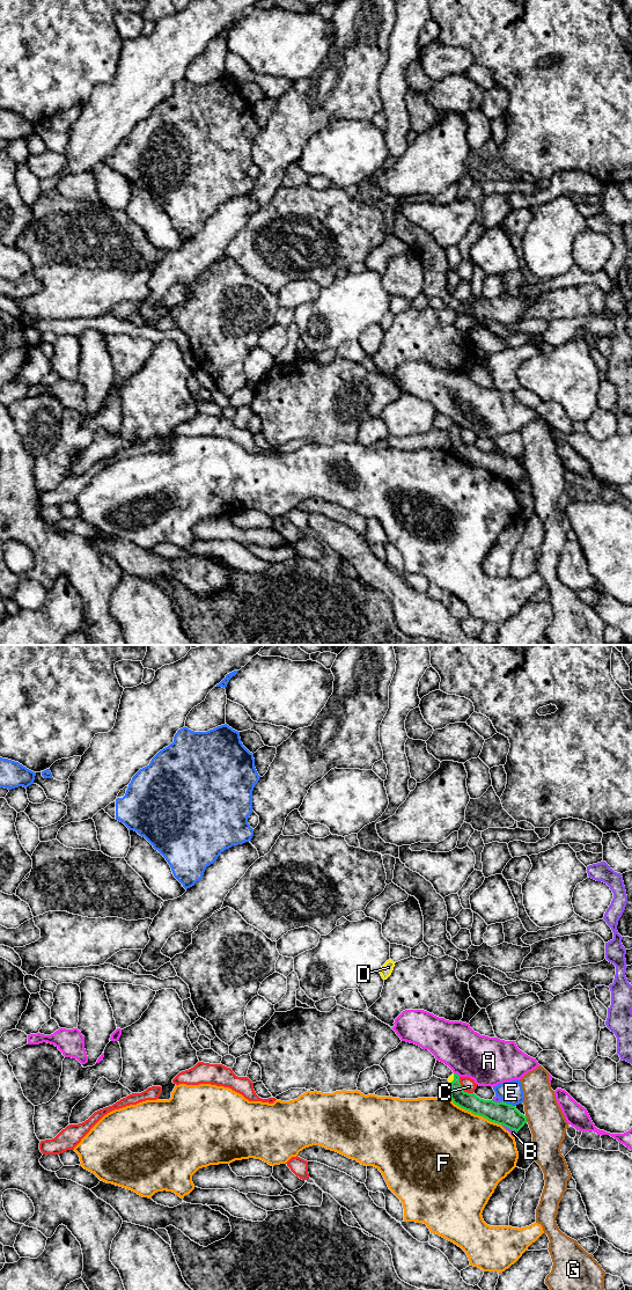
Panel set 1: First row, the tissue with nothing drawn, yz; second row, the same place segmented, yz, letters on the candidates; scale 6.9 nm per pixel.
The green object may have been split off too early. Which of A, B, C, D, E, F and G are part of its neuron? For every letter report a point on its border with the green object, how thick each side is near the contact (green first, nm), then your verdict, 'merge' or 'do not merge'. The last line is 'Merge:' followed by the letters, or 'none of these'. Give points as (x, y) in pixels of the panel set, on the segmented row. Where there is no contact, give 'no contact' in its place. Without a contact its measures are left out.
A: meets green in yz at (456, 1074); 130 nm thick on the green side, 340 nm on the other; do not merge
B: meets green in yz at (509, 1128); 160 nm thick on the green side, 50 nm on the other; do not merge
C: meets green in yz at (462, 1089); 140 nm thick on the green side, 90 nm on the other; do not merge
D: meets green in yz at (454, 1078); 130 nm thick on the green side, 40 nm on the other; merge
E: meets green in yz at (508, 1104); 160 nm thick on the green side, 160 nm on the other; do not merge
F: meets green in yz at (475, 1114); 160 nm thick on the green side, 500 nm on the other; do not merge
G: meets green in yz at (526, 1119); 160 nm thick on the green side, 260 nm on the other; do not merge
Merge: D

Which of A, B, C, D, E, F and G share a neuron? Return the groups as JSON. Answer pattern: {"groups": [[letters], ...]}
{"groups": [["A"], ["B"], ["C"], ["D"], ["E"], ["F"], ["G"]]}

